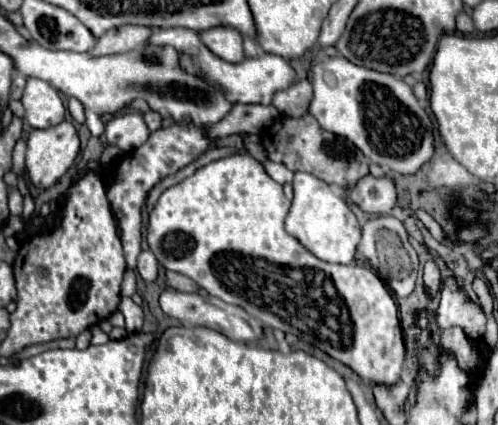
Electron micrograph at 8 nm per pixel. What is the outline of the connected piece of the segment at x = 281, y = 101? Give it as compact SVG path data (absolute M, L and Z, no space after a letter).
M303 79L293 83L289 89L277 91L273 97L273 105L287 117L299 117L305 115L309 109L309 95L311 95L311 83Z

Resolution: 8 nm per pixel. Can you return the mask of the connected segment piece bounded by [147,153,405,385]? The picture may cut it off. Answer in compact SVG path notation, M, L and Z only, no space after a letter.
M235 153L223 159L217 159L201 169L197 169L191 177L183 179L181 183L169 187L167 191L161 193L155 209L149 213L149 229L147 229L147 243L151 247L151 251L155 253L157 261L171 271L177 271L181 275L191 277L193 281L197 281L209 295L223 299L225 303L231 305L239 305L243 307L249 315L253 315L255 319L259 319L263 325L271 327L271 329L281 329L285 333L293 333L295 337L299 337L301 341L319 347L321 351L325 351L327 355L331 355L333 359L345 363L347 367L351 367L361 379L369 381L371 385L377 383L385 383L385 385L393 385L399 381L401 375L401 367L403 367L403 359L405 359L405 343L403 343L403 331L399 325L399 317L397 317L397 305L391 297L391 293L385 289L385 285L381 285L381 279L377 277L377 273L369 267L361 267L361 265L333 265L327 261L317 259L313 253L309 253L295 237L291 237L289 233L285 233L283 221L287 217L287 211L291 207L291 201L285 197L283 187L279 183L275 183L263 169L263 165L253 159L247 153Z

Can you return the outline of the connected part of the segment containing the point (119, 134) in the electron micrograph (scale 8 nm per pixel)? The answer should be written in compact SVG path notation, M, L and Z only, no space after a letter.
M137 111L119 113L105 125L105 141L117 145L123 151L133 151L149 139L151 131L145 125L145 119Z

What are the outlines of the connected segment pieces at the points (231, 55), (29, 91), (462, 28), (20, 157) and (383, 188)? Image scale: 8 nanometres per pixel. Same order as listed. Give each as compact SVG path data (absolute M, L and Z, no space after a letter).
M213 27L209 31L203 31L199 37L209 47L209 51L219 55L223 61L229 63L243 61L243 45L241 45L243 37L239 31L231 27Z
M27 79L21 103L25 107L25 117L33 129L47 129L59 125L65 119L65 107L59 91L43 79Z
M467 13L457 15L457 31L459 33L475 33L475 25Z
M19 139L13 149L13 173L23 173L25 169L25 141Z
M371 173L359 179L355 187L347 187L351 201L367 213L387 215L397 201L395 181L391 177L373 177Z

